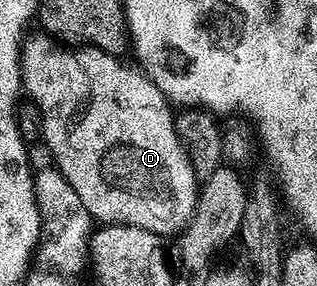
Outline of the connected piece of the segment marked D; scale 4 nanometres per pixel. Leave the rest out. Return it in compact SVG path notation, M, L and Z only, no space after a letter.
M47 34L39 35L32 36L29 40L27 37L20 45L20 82L27 99L39 108L39 135L42 137L42 144L48 147L48 152L52 155L51 163L59 168L61 174L66 178L66 182L70 182L70 186L74 186L74 194L78 194L78 198L82 198L82 206L86 206L93 221L103 222L105 225L129 224L132 228L150 230L160 238L165 238L164 236L168 235L171 237L173 234L179 233L188 223L192 211L196 208L198 181L188 162L188 154L180 142L180 135L176 133L174 112L168 100L143 72L135 67L132 67L133 69L127 68L113 53L104 52L101 48L91 46L69 46Z

